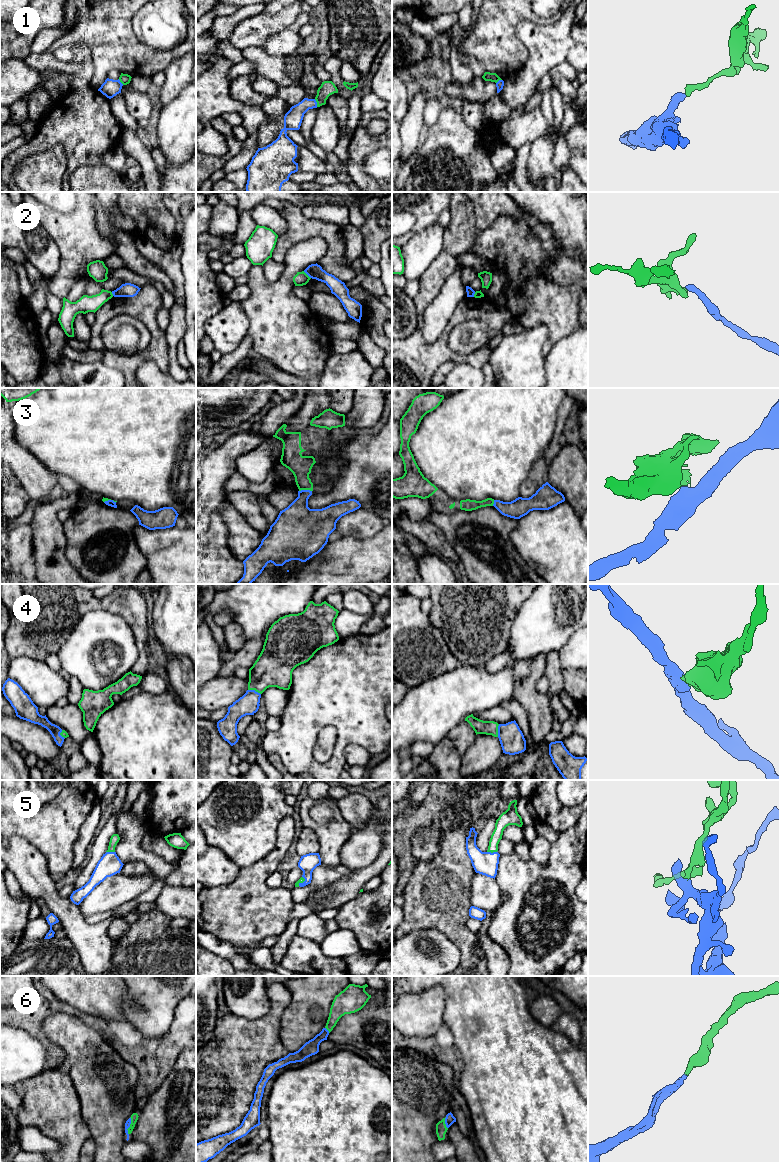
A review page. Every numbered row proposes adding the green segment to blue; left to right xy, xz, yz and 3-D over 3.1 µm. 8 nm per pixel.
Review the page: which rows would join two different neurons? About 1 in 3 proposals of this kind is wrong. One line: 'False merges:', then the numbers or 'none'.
False merges: 1, 2, 3

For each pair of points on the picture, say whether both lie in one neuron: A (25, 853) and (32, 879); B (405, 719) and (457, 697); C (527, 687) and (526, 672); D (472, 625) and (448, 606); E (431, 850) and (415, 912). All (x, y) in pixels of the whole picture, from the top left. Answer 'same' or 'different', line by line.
A: same
B: same
C: same
D: same
E: different

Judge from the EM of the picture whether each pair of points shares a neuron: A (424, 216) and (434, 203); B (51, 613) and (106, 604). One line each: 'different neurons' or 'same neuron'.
A: same neuron
B: same neuron

